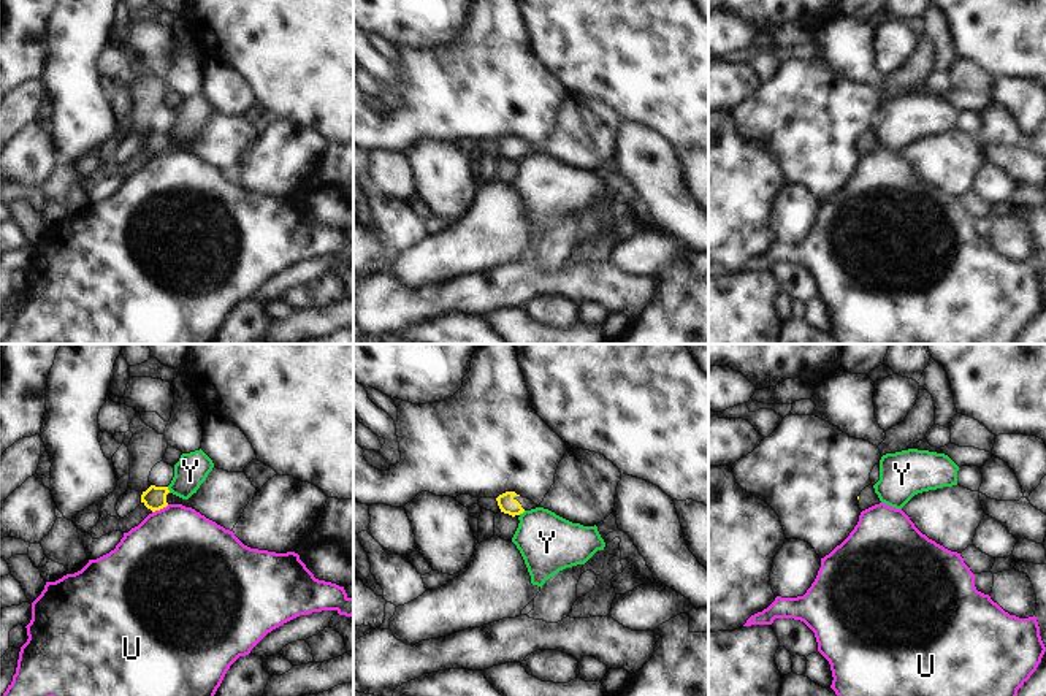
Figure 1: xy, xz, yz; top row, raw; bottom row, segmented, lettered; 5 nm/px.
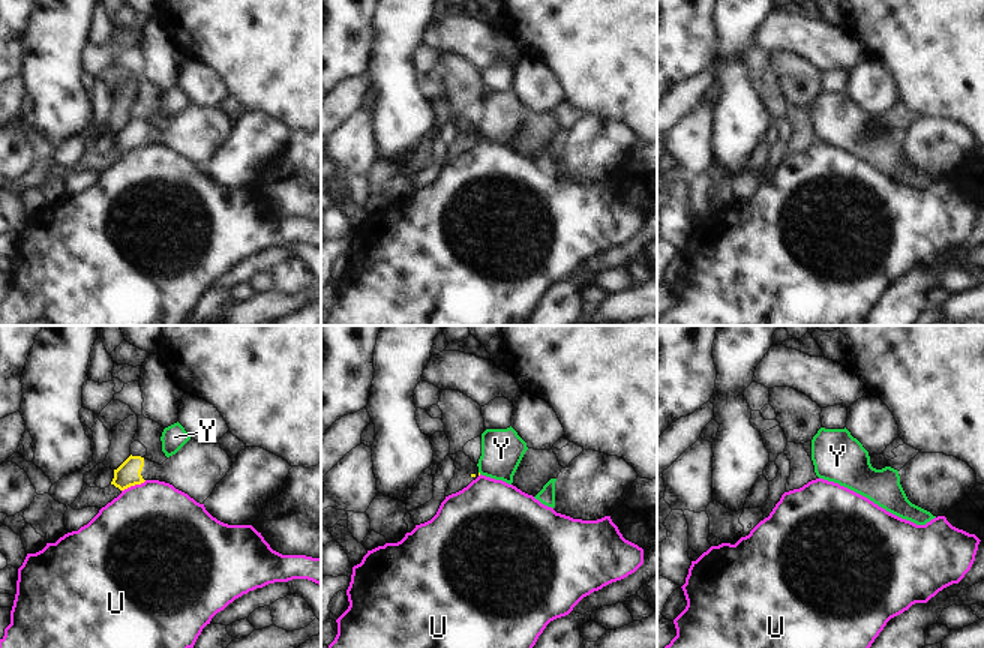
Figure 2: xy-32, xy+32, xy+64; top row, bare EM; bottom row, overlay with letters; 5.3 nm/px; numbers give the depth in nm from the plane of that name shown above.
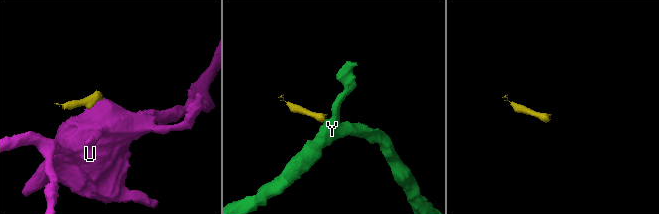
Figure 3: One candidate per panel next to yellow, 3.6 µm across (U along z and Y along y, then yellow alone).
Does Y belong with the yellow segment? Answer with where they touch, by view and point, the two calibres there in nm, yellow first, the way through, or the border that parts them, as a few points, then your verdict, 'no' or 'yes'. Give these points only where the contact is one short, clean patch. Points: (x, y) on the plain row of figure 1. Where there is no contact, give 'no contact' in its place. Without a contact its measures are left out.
contact xy (168, 135); calibres 120 and 170 nm; border xy (167, 132), (170, 137); no

